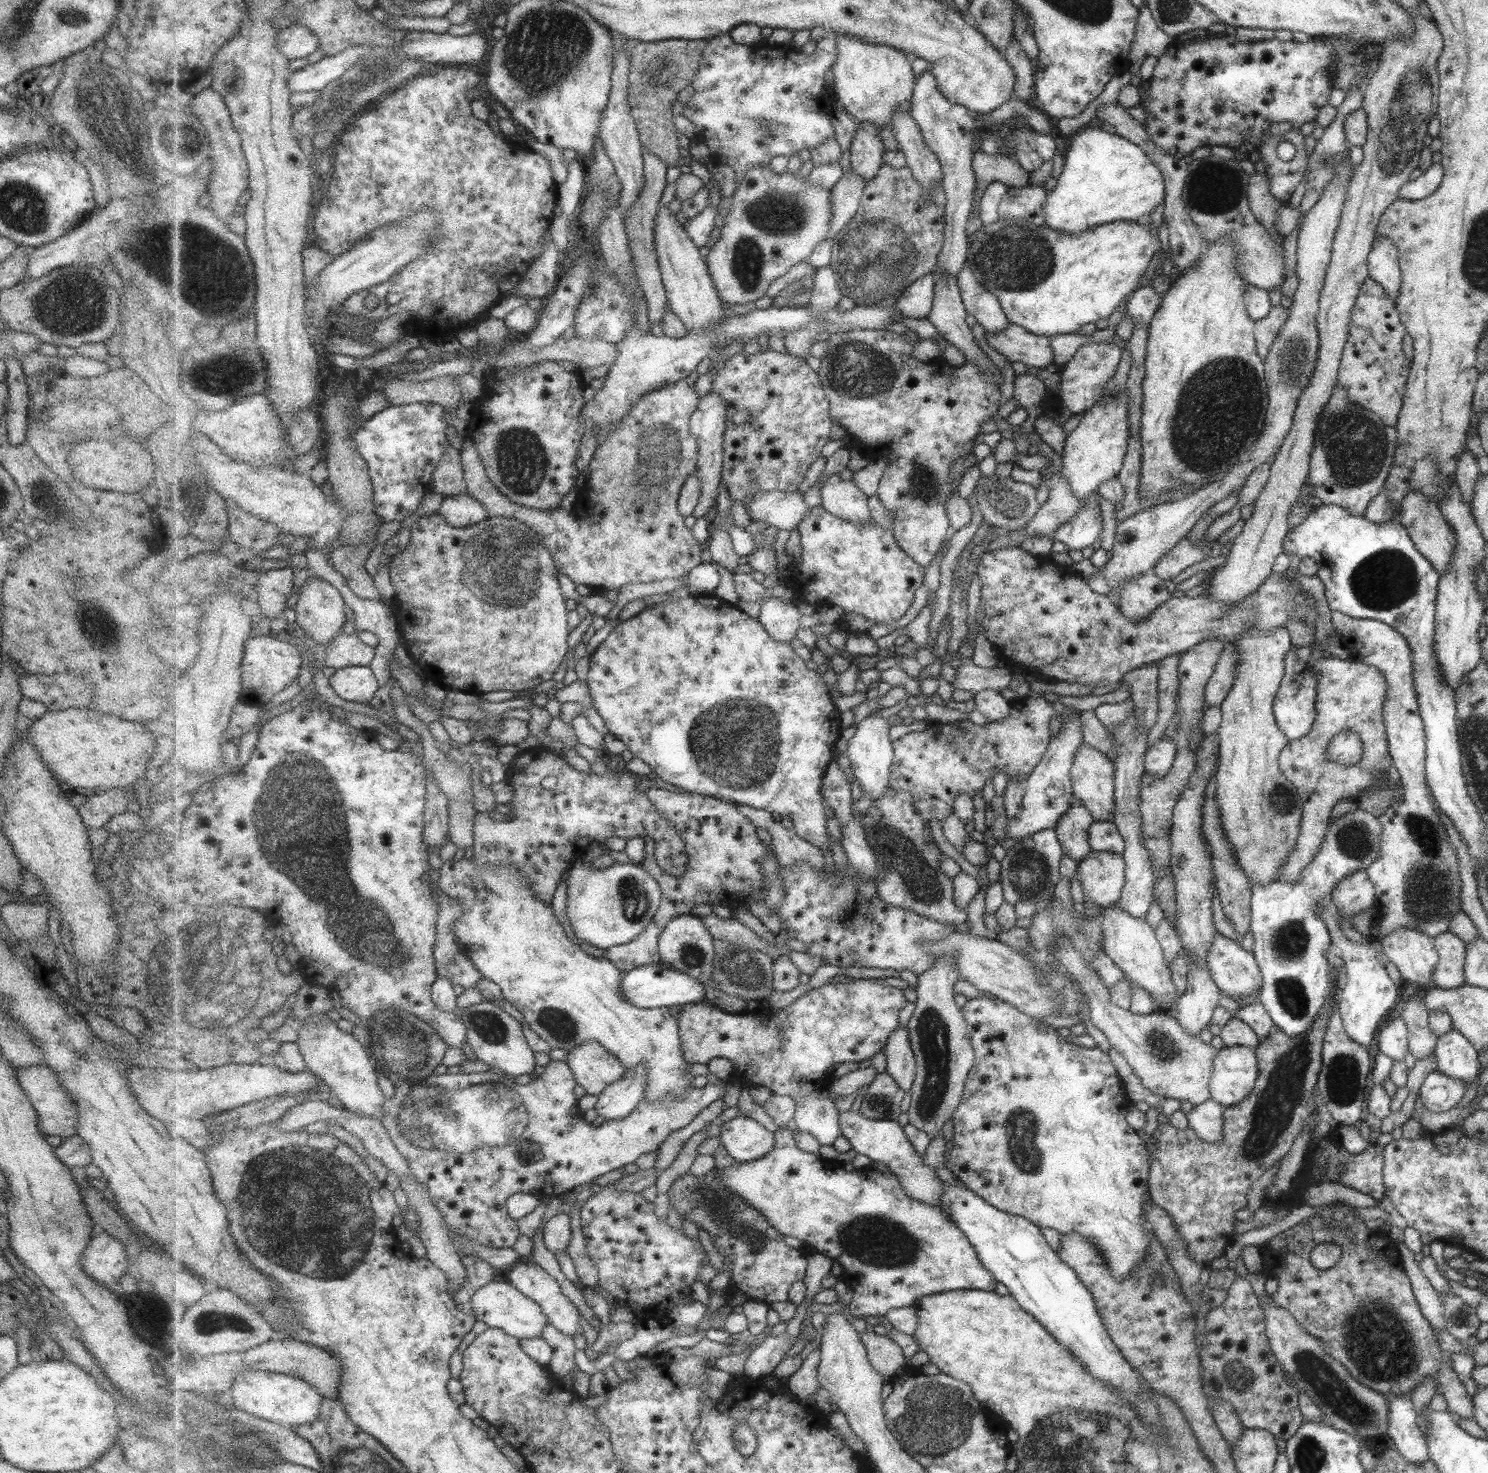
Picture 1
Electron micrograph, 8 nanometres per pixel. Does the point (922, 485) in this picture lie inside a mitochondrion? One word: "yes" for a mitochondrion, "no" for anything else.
yes

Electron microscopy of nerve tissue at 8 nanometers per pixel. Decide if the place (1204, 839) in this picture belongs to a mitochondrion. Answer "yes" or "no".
no

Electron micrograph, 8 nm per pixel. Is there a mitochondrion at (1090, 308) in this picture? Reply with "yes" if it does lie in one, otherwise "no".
no

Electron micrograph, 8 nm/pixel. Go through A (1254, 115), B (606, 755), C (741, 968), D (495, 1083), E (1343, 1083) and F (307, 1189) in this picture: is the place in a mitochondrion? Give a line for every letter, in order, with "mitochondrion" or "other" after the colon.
A: other
B: other
C: mitochondrion
D: other
E: mitochondrion
F: mitochondrion

